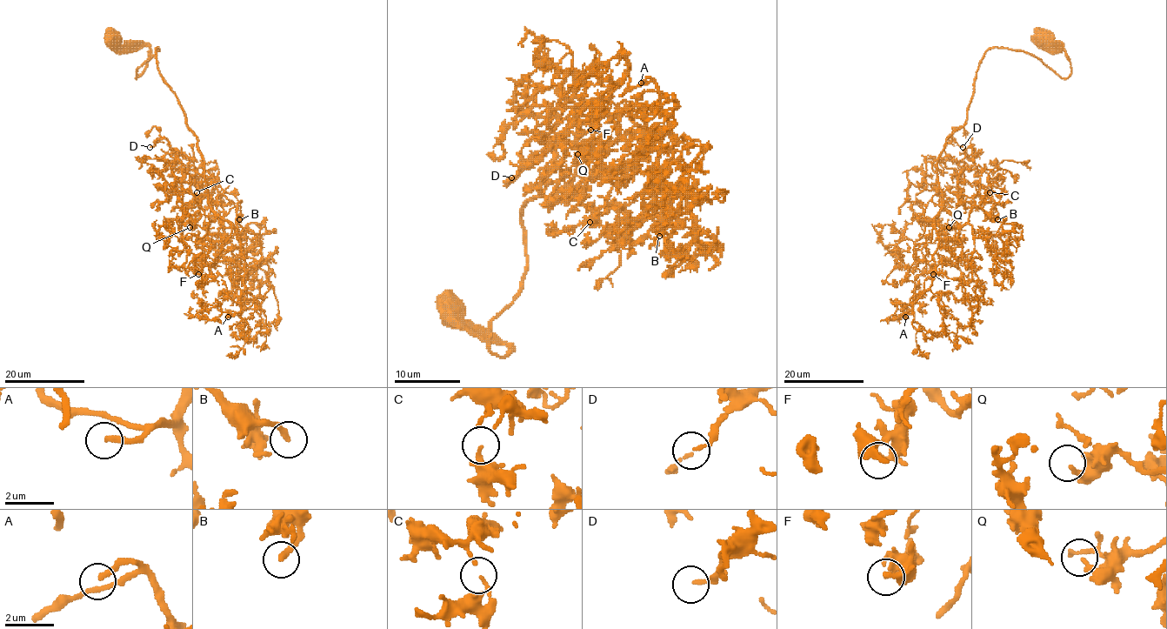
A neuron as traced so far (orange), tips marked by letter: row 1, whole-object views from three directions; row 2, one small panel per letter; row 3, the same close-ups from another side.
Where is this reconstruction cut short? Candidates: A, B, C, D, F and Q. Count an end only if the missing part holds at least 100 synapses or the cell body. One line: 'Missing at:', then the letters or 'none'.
Missing at: A, B

